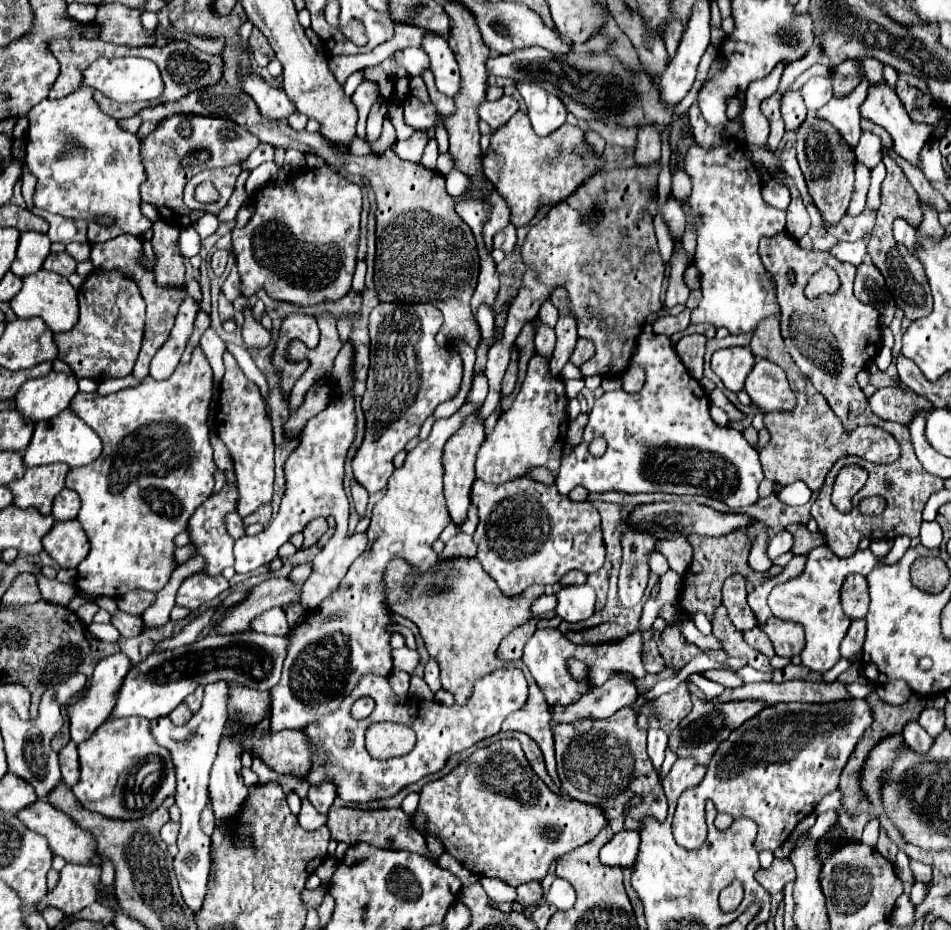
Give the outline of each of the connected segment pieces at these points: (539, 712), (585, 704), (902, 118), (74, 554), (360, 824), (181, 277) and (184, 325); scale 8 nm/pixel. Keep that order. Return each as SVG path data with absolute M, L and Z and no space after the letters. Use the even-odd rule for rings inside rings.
M529 684L529 698L527 698L525 706L503 722L503 730L523 732L529 738L533 738L543 752L549 776L559 786L559 778L557 778L557 770L555 770L555 750L553 750L551 712L549 710L551 710L551 706L547 704L547 700L541 694L541 690L537 688L537 684L533 684L533 686Z
M627 672L607 680L603 686L589 688L579 700L573 704L553 706L553 722L577 722L577 720L603 720L613 716L621 708L631 708L639 712L635 706L637 690L631 684L631 676Z
M881 80L879 84L869 86L867 98L865 98L865 102L861 104L861 116L867 118L867 120L871 120L873 124L883 126L883 128L893 136L895 152L897 152L903 160L907 160L909 164L913 164L915 168L919 168L921 148L923 148L925 142L929 140L929 128L925 128L925 124L913 124L913 122L909 120L909 116L905 114L903 104L897 100L897 94L893 92L893 88L891 88L885 80Z
M77 520L55 522L43 538L43 548L61 568L77 568L89 552L89 540Z
M331 808L329 810L329 820L327 820L327 828L331 832L331 840L335 842L345 842L345 844L357 844L357 840L365 840L367 844L375 846L375 848L387 848L387 850L407 850L407 852L417 852L433 862L437 862L437 858L433 858L427 850L425 838L413 830L409 816L401 810L355 810L355 808Z
M157 220L153 224L153 254L155 254L155 278L157 284L183 284L185 282L185 258L179 252L179 228Z
M189 296L189 300L185 300L185 304L181 304L181 312L177 314L177 320L175 320L175 326L173 326L173 332L171 332L167 344L163 344L161 350L155 354L155 358L151 360L149 376L153 380L165 380L177 368L183 348L191 336L197 310L199 310L199 306L193 302L191 296Z

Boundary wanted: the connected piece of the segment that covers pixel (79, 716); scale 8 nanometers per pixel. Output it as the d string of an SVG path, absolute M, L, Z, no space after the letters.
M119 652L119 654L113 654L113 656L107 656L105 660L101 660L93 672L93 680L91 680L91 686L73 702L67 706L67 714L69 714L69 722L71 722L71 740L75 744L81 744L85 740L91 738L91 734L109 718L115 702L117 702L117 692L121 690L121 684L123 684L123 678L125 674L129 672L131 664L129 664L129 658Z

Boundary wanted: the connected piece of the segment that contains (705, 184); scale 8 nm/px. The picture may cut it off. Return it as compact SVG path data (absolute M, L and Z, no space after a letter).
M731 138L719 146L701 148L697 142L689 146L683 156L683 170L691 178L691 194L685 200L685 212L691 216L699 216L699 224L695 224L697 248L693 254L693 264L701 274L701 302L695 310L691 310L691 324L713 324L715 328L725 326L731 334L753 332L753 326L765 316L779 314L775 288L769 272L761 264L759 258L759 240L763 236L777 236L785 230L785 212L769 208L761 198L761 178L749 160L745 146Z

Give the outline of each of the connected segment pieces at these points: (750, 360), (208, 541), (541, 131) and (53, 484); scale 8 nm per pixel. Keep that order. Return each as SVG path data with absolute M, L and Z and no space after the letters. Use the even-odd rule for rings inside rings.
M723 348L717 350L711 358L713 372L721 378L727 390L739 392L743 390L745 378L755 366L755 358L749 348Z
M225 482L223 490L209 496L197 510L195 514L189 518L187 524L187 532L191 536L191 544L195 546L195 556L201 556L205 560L205 566L201 568L203 574L207 576L219 576L225 568L233 566L233 538L229 536L227 528L225 528L225 518L237 510L237 502L239 502L239 492L237 486L233 486L231 482Z
M515 82L515 88L527 104L527 114L537 136L549 136L565 124L567 110L557 96L551 96L543 88L537 88L537 84L529 82Z
M47 464L27 468L21 480L9 484L13 492L13 504L19 508L37 508L41 514L51 514L53 498L65 488L67 464Z

